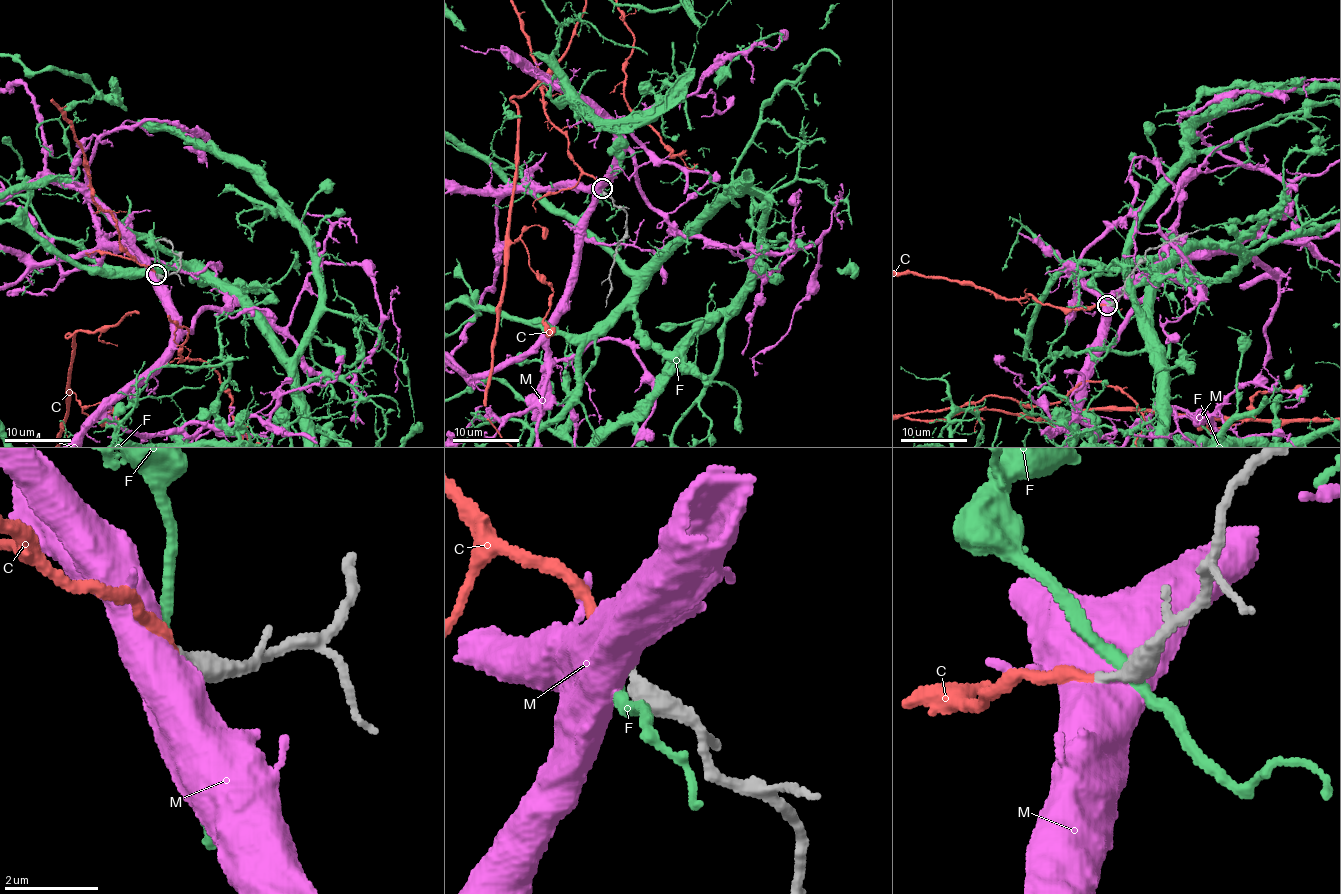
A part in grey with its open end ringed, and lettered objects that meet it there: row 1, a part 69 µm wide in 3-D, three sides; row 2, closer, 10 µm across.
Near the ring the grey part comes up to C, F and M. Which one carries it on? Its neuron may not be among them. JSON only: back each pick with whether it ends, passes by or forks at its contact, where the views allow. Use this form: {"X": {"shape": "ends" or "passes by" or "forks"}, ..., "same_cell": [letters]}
{"C": {"shape": "ends"}, "same_cell": ["C"]}

